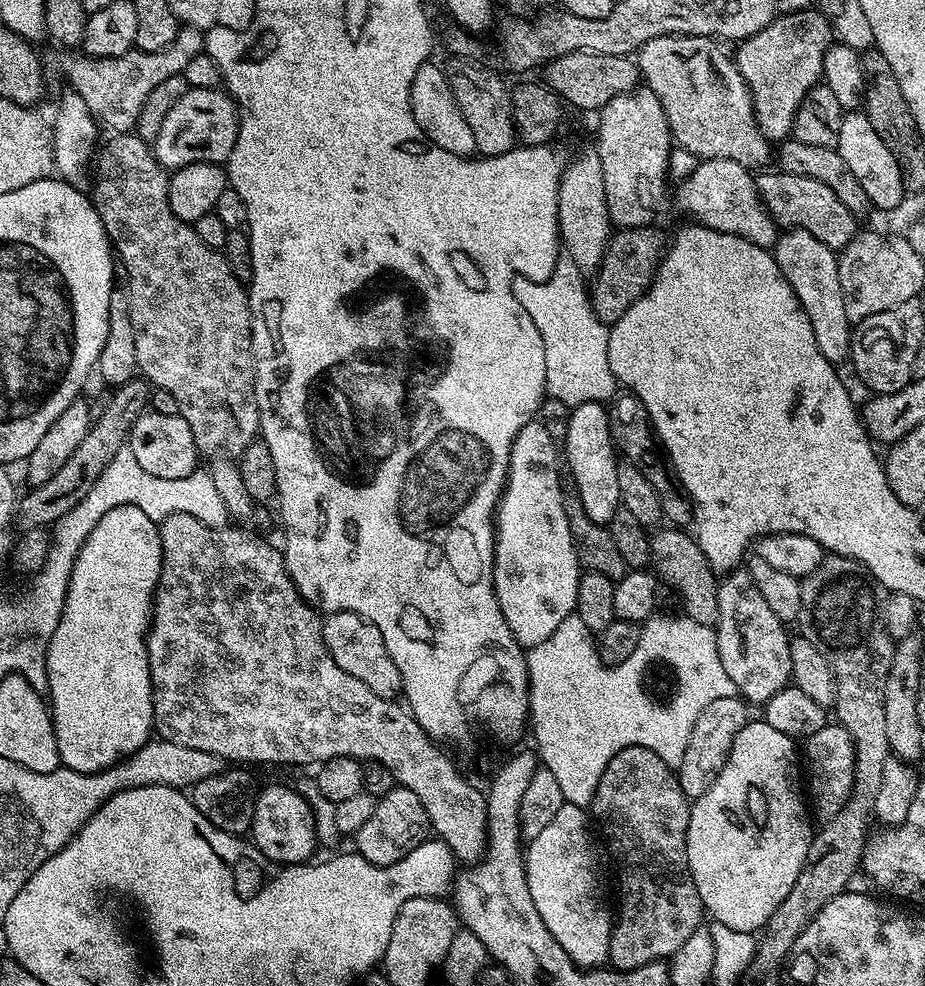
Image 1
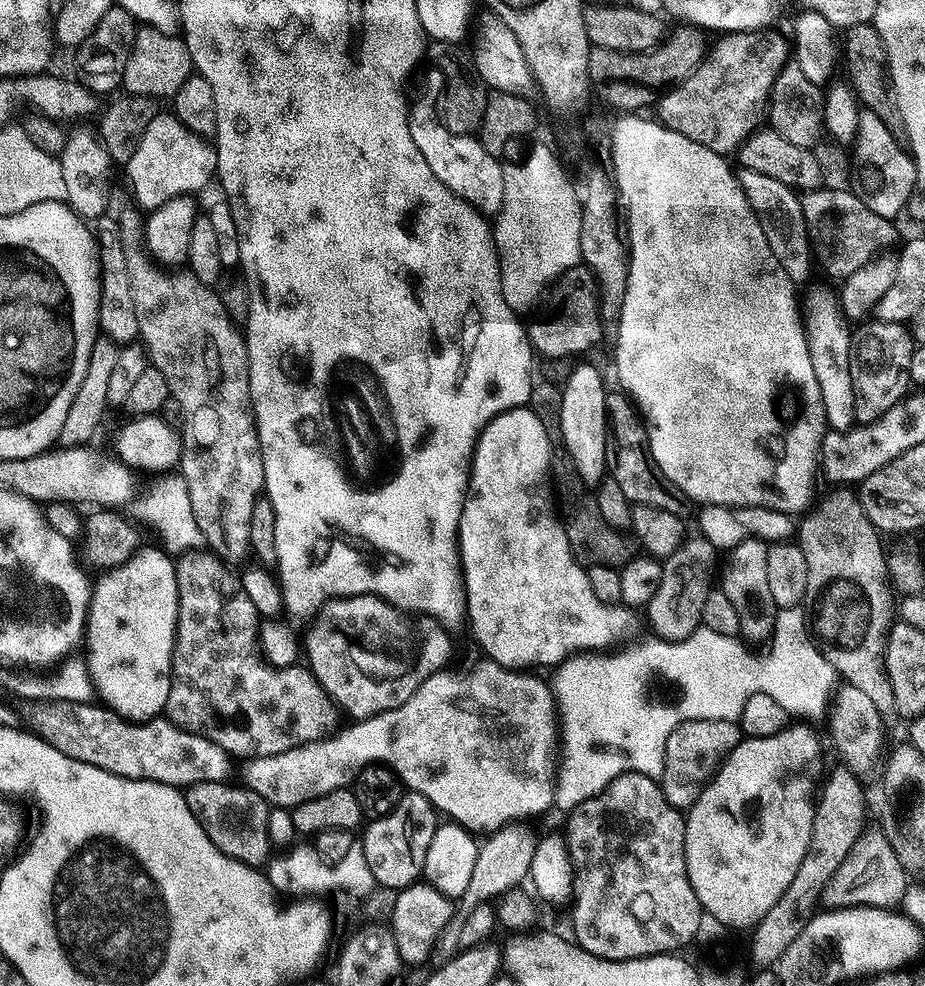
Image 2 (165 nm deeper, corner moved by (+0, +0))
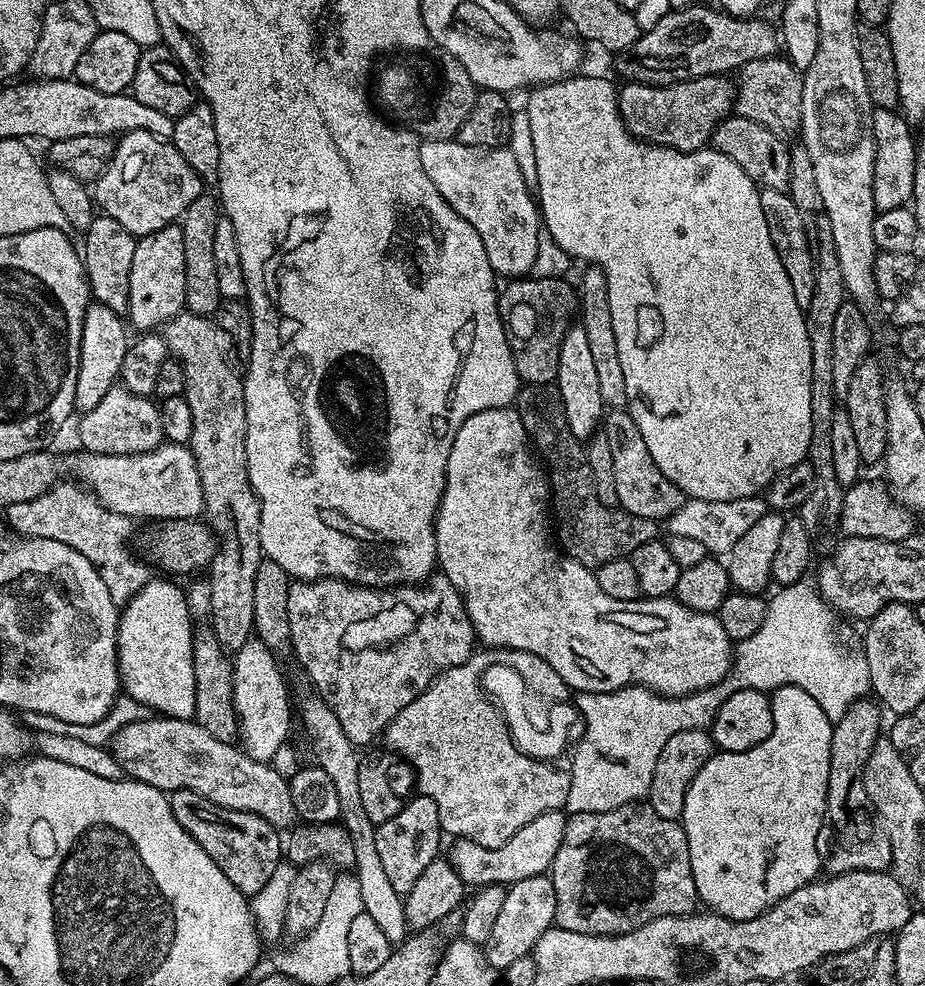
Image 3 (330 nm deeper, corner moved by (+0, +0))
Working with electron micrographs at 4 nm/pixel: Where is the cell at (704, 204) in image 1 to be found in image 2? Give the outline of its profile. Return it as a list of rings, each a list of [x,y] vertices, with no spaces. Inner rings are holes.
[[[740,168],[738,179],[762,226],[762,234],[766,234],[766,242],[770,242],[770,250],[774,250],[774,258],[782,262],[782,270],[790,274],[793,284],[807,285],[808,275],[812,272],[812,264],[814,268],[814,253],[806,230],[806,218],[802,214],[800,196],[790,186],[769,178],[766,174],[757,174],[754,170]]]

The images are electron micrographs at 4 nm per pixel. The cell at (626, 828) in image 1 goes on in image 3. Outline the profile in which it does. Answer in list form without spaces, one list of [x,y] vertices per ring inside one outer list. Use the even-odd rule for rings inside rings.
[[[647,802],[623,804],[614,810],[602,810],[601,812],[571,813],[566,822],[566,834],[562,834],[562,846],[558,846],[558,854],[554,854],[550,875],[554,882],[554,894],[556,895],[556,924],[566,930],[574,930],[578,934],[621,936],[627,932],[638,930],[638,926],[646,926],[646,922],[650,922],[654,918],[687,916],[695,913],[698,908],[696,887],[690,870],[690,846],[686,842],[684,825],[680,820],[662,818],[662,814],[654,814],[651,804]]]

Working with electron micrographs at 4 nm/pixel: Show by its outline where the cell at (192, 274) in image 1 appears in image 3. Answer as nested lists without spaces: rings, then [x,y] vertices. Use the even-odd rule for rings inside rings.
[[[187,310],[179,312],[163,325],[162,335],[167,351],[186,374],[183,396],[190,402],[190,411],[194,413],[190,447],[198,466],[198,478],[202,478],[202,516],[216,533],[218,541],[216,556],[207,573],[208,588],[212,591],[208,596],[208,604],[212,607],[210,627],[223,648],[235,650],[254,636],[254,574],[258,574],[262,559],[260,499],[252,489],[246,466],[244,382],[241,373],[236,373],[228,365],[222,333],[209,317]]]

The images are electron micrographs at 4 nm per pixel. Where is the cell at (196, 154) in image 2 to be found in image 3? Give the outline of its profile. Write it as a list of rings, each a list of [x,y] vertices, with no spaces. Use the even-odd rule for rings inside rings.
[[[134,130],[119,137],[106,170],[99,180],[95,181],[94,200],[103,215],[114,218],[114,222],[126,226],[132,236],[139,238],[154,234],[154,230],[162,230],[162,226],[167,224],[177,223],[183,217],[186,206],[190,206],[194,198],[202,195],[205,188],[205,182],[200,180],[198,174],[190,168],[190,164],[182,158],[171,139],[155,136],[146,130]]]

